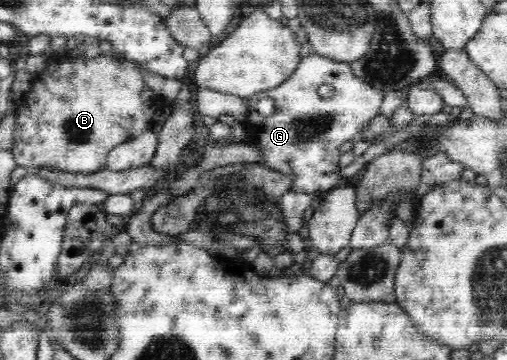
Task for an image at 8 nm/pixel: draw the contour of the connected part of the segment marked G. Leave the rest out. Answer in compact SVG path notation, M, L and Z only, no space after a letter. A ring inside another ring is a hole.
M314 53L304 57L281 86L246 99L248 123L244 126L248 135L245 142L260 151L265 168L293 178L292 191L319 196L337 187L340 176L334 171L337 171L341 145L357 136L361 127L380 113L384 89L365 83L352 73L350 63ZM324 83L334 87L333 96L323 98L317 92ZM263 97L274 99L274 110L267 117L256 108Z

